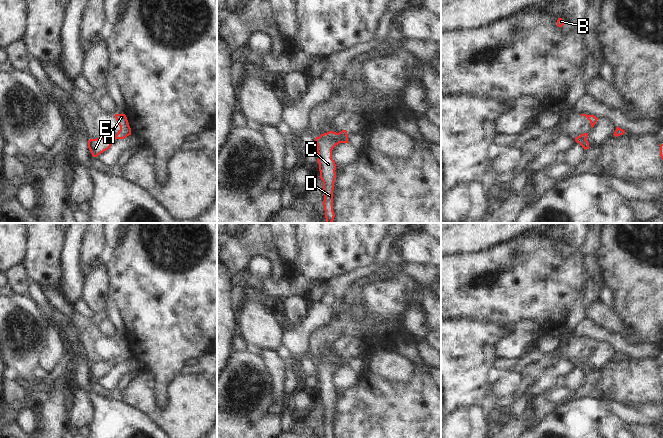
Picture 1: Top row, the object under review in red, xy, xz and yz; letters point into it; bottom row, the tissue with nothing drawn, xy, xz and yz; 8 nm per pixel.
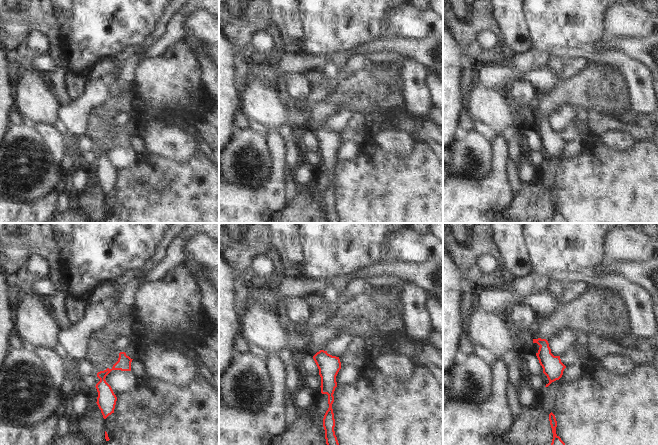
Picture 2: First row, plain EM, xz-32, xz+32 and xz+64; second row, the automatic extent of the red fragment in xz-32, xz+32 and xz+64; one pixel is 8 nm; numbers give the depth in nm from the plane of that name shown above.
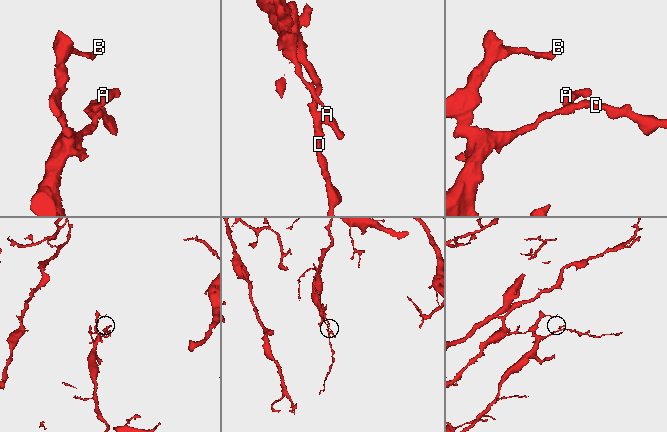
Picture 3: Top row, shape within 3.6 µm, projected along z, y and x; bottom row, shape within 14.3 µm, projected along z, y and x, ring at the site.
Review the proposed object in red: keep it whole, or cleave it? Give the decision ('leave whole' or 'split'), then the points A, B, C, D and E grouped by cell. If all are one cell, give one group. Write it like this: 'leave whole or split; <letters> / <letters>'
split; A / B C D E

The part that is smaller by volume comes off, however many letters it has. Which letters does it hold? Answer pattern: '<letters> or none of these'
A

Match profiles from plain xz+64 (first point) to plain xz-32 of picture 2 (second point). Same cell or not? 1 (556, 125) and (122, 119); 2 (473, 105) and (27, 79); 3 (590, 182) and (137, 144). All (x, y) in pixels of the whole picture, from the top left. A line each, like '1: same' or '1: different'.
1: same
2: same
3: different

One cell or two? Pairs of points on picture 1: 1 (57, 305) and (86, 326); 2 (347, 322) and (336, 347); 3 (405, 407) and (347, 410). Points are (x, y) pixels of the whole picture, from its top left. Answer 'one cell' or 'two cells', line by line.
1: two cells
2: two cells
3: one cell

